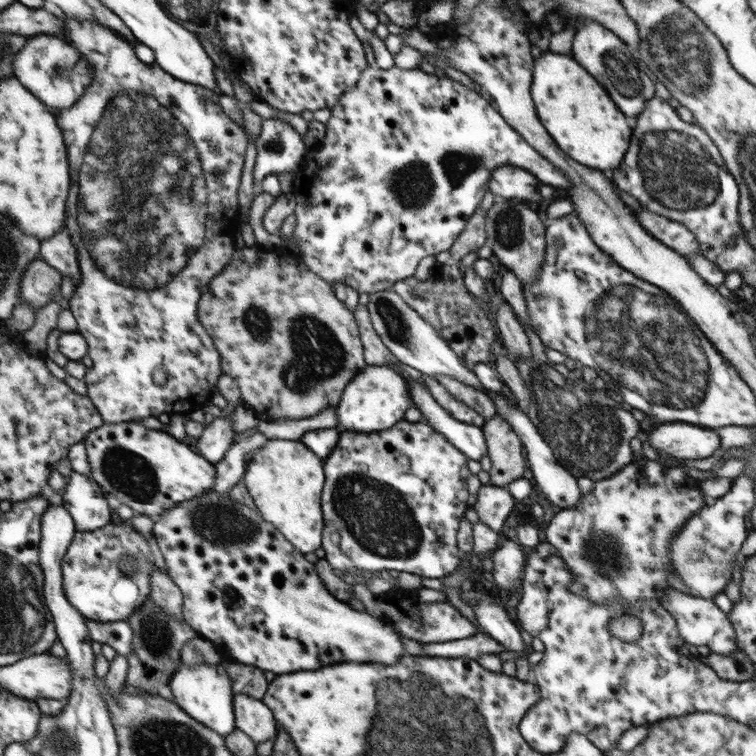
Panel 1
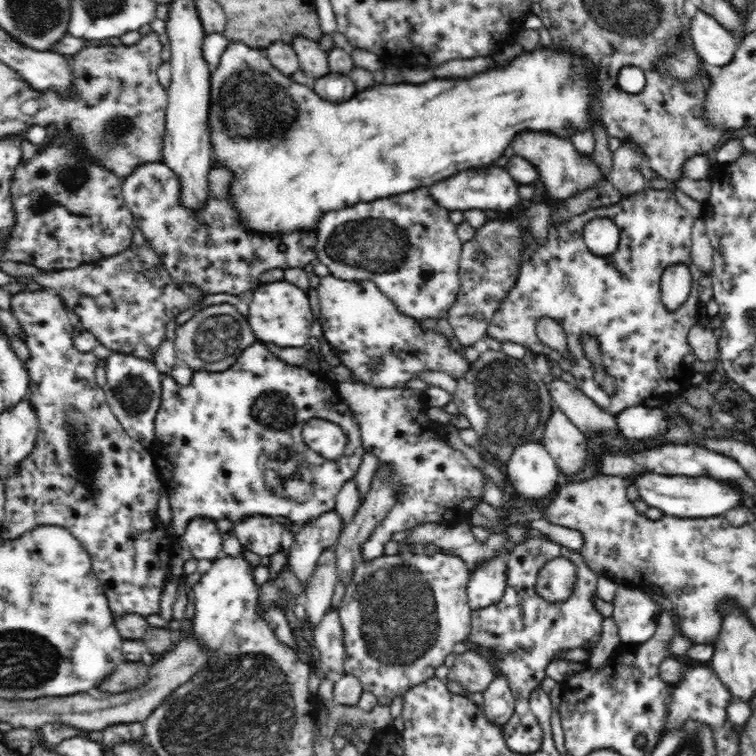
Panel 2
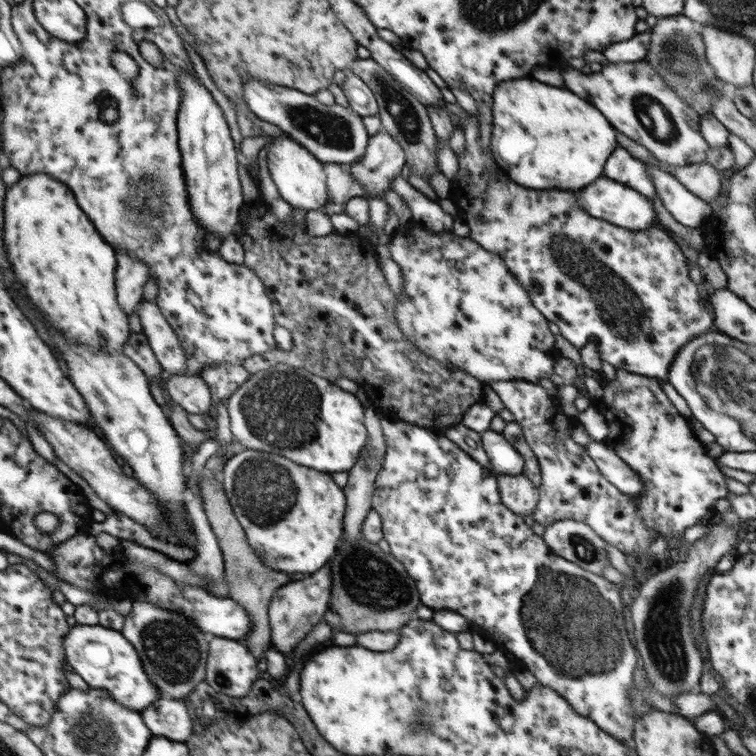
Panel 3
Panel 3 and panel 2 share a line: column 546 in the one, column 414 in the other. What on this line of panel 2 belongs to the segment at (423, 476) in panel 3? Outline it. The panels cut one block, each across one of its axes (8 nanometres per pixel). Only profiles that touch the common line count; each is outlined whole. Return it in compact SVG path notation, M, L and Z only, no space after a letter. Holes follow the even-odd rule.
M406 544L400 554L382 555L360 564L346 586L338 608L346 651L344 672L358 678L362 688L390 706L396 696L435 676L434 671L454 652L458 642L466 642L471 631L467 584L472 568L459 556L439 550L433 544Z

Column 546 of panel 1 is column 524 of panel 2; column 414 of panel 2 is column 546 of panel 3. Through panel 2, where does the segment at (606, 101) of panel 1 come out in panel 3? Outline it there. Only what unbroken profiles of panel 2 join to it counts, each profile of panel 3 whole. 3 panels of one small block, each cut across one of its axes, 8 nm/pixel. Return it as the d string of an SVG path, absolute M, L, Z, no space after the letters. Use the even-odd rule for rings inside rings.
M531 77L499 83L491 109L491 156L516 184L526 188L576 190L592 184L619 146L617 130L594 106L566 88L552 88Z

